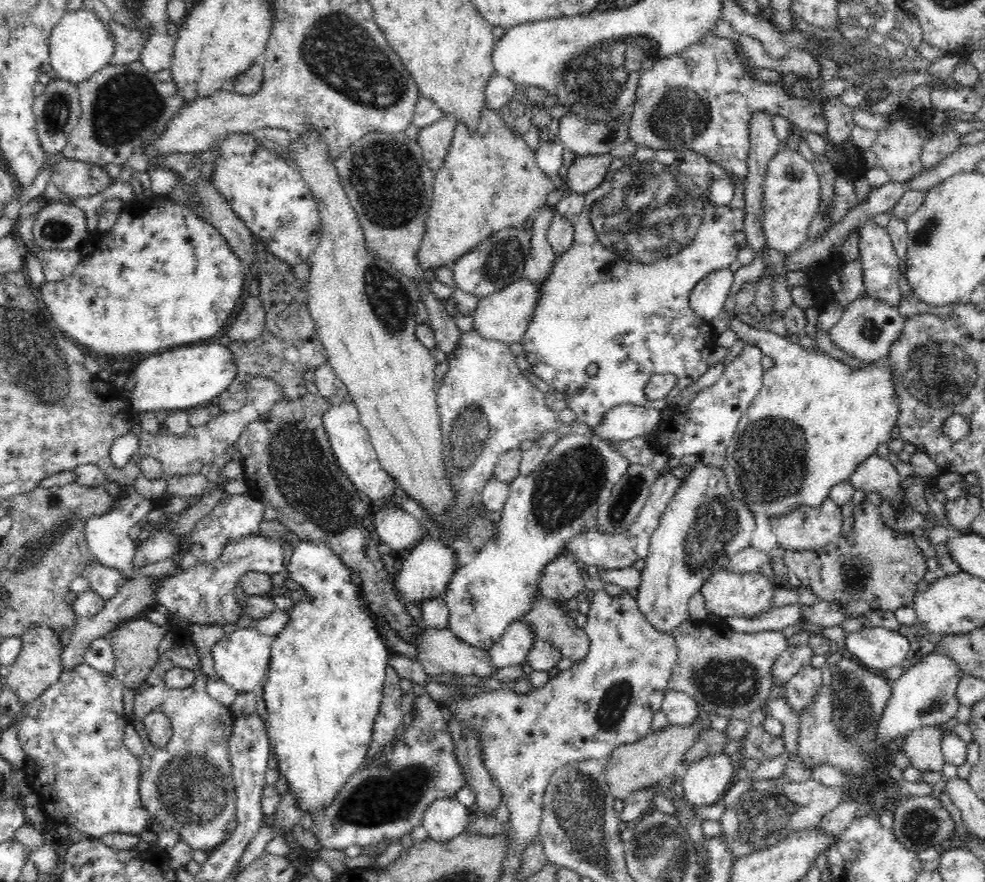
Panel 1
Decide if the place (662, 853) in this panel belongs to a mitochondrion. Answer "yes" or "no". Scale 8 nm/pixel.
yes

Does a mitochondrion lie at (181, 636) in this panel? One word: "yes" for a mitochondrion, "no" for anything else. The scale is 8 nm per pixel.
no

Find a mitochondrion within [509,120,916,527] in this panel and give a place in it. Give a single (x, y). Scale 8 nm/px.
(650, 211)

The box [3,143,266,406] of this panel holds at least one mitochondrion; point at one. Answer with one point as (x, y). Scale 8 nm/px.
(58, 230)

